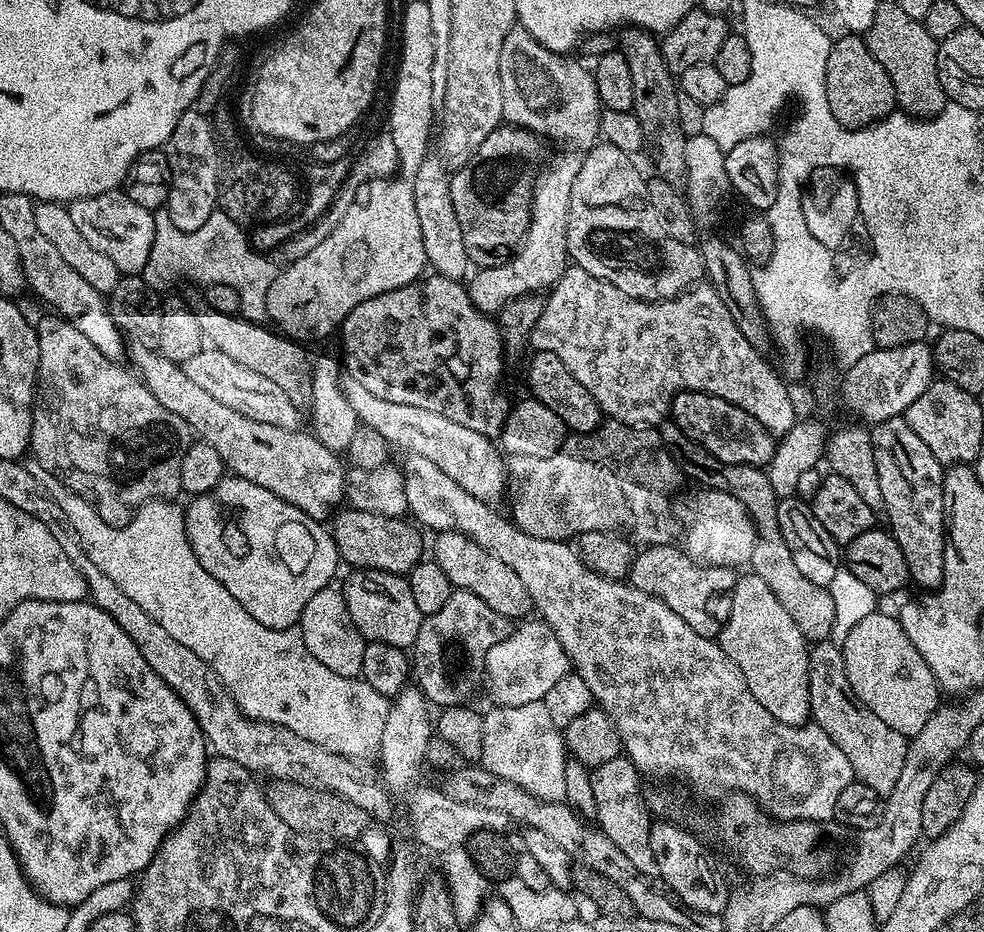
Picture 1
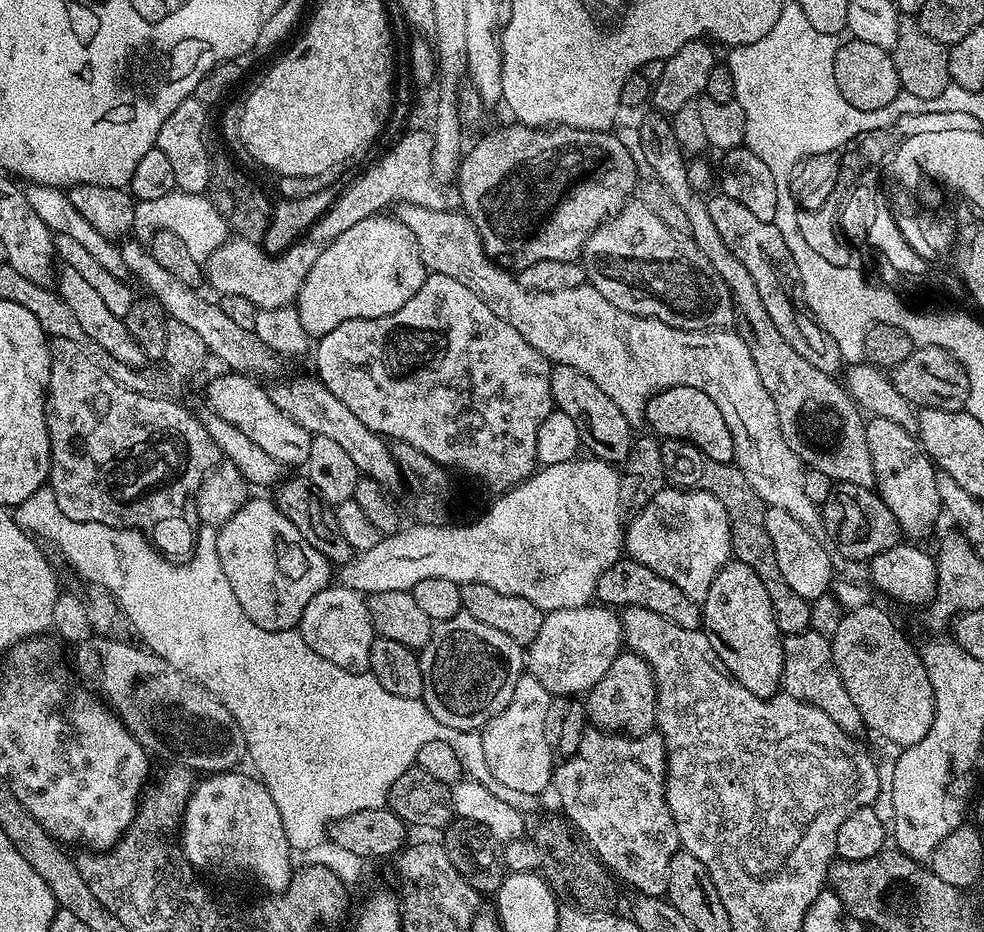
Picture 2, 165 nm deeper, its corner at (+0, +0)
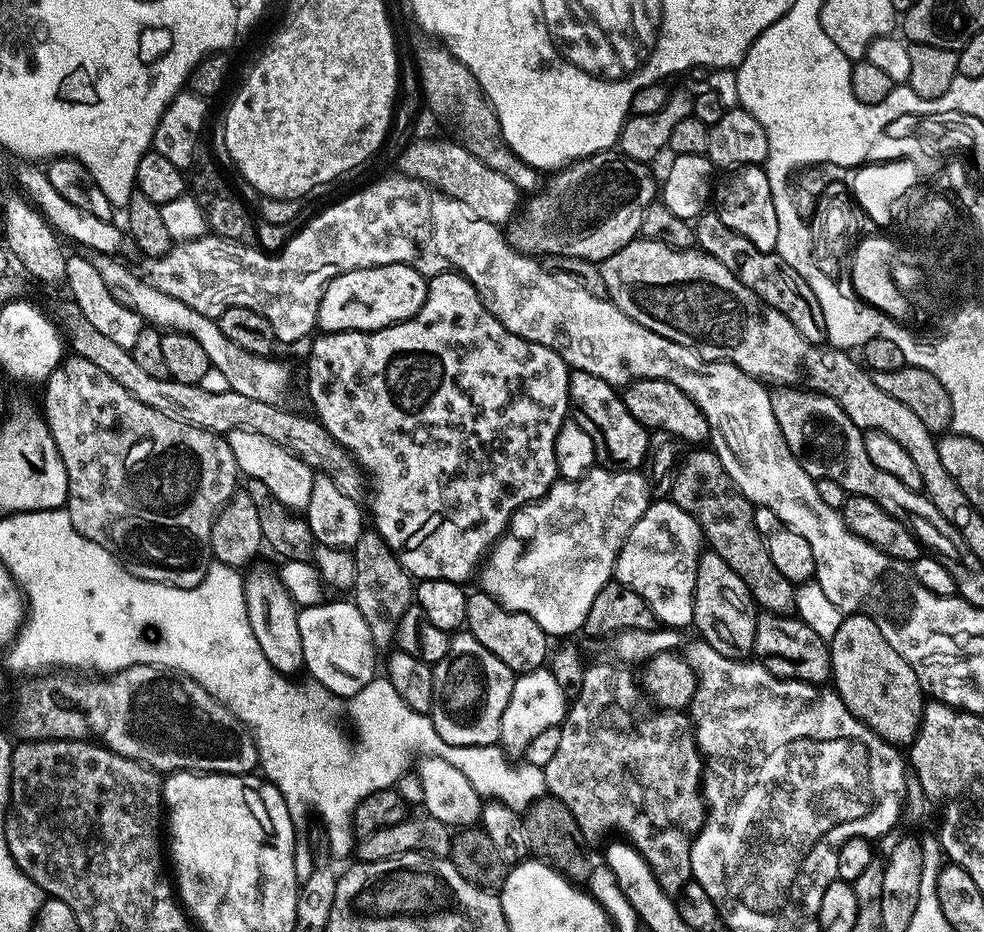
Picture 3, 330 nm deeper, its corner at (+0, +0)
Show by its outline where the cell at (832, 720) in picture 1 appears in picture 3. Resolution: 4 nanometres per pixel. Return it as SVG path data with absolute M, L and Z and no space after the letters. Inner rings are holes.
M761 611L756 618L752 650L755 659L763 664L765 670L782 680L801 680L817 686L829 683L832 674L829 641L819 637L810 626L804 624L795 615L775 616L773 612Z

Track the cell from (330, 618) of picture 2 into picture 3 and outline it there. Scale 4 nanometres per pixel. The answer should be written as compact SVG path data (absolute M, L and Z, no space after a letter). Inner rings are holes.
M347 599L331 600L309 608L300 608L296 613L298 634L302 634L304 668L330 691L337 692L343 698L350 698L364 689L370 681L377 679L378 649L372 640L370 626L356 605Z

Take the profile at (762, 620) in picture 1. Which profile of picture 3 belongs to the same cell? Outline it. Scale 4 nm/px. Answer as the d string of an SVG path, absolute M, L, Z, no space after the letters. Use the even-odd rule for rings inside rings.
M711 550L701 551L696 567L696 589L694 590L694 614L692 624L697 628L699 639L704 640L718 654L731 660L744 660L753 655L754 634L758 609L750 590L722 558Z

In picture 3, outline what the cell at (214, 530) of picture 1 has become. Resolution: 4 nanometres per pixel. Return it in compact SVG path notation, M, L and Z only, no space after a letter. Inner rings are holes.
M249 567L244 576L244 597L250 630L262 654L266 654L266 662L270 662L270 666L274 666L285 674L296 674L292 672L301 671L304 668L302 634L298 634L298 618L296 617L298 605L280 580L279 571L272 569L271 572L268 568L254 567Z

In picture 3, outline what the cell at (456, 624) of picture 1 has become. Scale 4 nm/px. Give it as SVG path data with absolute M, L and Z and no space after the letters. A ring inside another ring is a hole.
M460 630L448 641L446 654L437 664L432 665L434 678L434 702L432 703L432 725L442 738L442 742L450 742L454 746L486 746L495 744L500 739L502 726L502 710L506 710L506 702L510 702L510 690L514 686L516 676L501 662L494 658L478 638L474 638L467 630Z

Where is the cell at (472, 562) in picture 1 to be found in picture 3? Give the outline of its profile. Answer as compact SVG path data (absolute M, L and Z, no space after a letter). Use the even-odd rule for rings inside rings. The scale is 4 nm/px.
M474 590L468 592L468 601L466 602L466 618L464 619L467 631L472 633L494 658L499 658L501 662L506 662L514 674L523 674L533 672L535 668L545 667L546 661L550 655L550 637L530 618L530 614L515 612L509 608L504 608L490 594L483 590Z

